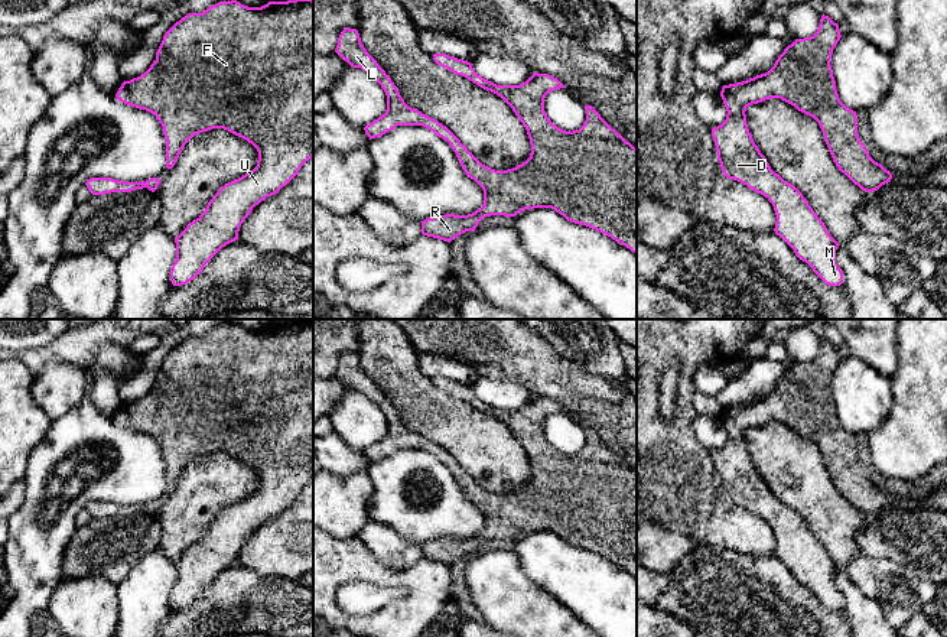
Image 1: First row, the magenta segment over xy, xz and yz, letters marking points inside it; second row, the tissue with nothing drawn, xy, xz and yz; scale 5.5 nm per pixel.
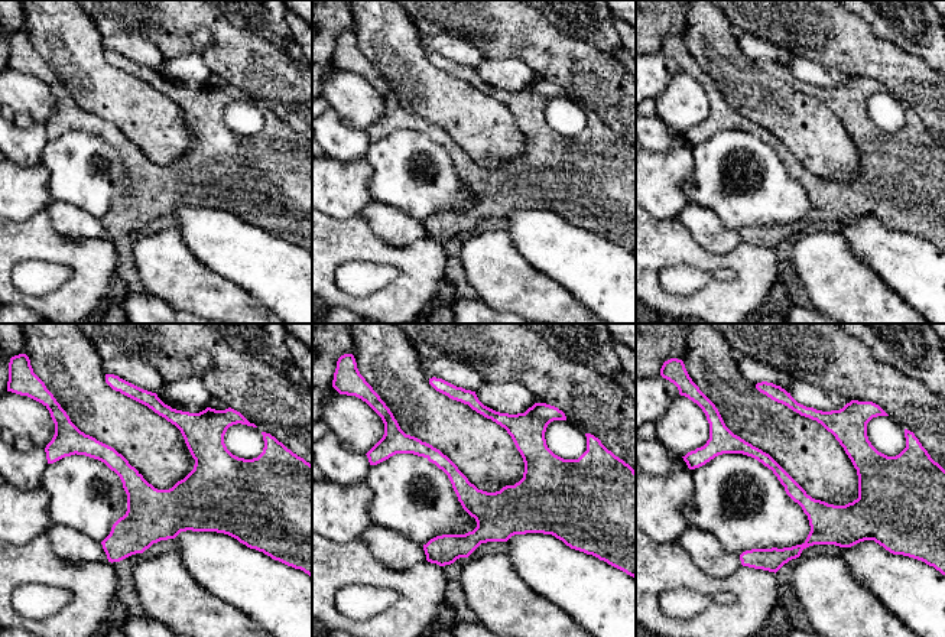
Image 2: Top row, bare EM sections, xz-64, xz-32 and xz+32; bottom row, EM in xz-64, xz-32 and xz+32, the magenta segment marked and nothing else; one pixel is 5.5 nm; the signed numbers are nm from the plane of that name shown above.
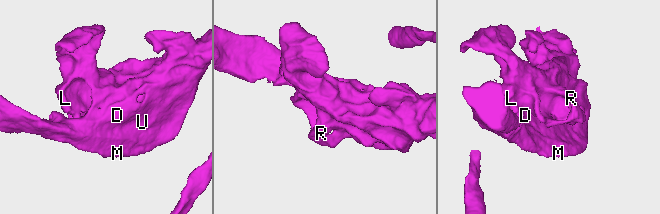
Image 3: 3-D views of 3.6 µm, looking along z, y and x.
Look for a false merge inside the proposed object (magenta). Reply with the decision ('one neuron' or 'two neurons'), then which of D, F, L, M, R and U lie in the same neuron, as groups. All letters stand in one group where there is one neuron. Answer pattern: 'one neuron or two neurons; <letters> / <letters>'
one neuron; D F L M R U

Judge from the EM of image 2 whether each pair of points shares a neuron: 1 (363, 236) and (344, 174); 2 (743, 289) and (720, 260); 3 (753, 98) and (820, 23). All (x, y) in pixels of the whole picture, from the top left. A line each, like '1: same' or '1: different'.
1: different
2: same
3: different

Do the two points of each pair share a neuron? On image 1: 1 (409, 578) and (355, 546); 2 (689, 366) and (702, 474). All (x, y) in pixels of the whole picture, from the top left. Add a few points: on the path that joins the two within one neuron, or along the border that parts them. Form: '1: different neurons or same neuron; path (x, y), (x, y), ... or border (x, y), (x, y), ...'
1: same neuron; path (394, 578), (383, 577), (367, 561)
2: same neuron; path (684, 393), (684, 447)

